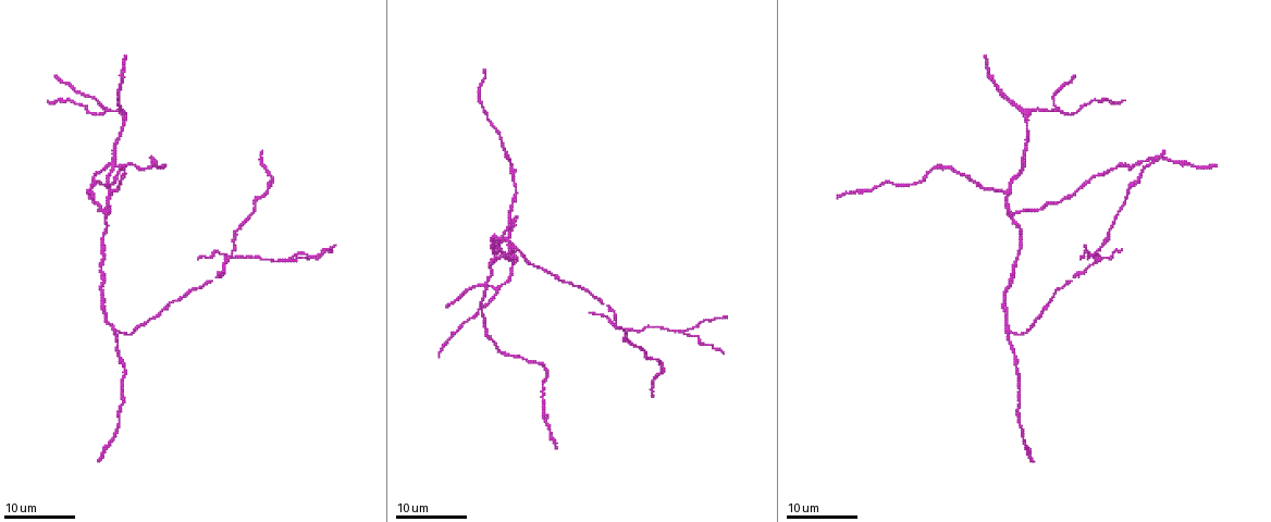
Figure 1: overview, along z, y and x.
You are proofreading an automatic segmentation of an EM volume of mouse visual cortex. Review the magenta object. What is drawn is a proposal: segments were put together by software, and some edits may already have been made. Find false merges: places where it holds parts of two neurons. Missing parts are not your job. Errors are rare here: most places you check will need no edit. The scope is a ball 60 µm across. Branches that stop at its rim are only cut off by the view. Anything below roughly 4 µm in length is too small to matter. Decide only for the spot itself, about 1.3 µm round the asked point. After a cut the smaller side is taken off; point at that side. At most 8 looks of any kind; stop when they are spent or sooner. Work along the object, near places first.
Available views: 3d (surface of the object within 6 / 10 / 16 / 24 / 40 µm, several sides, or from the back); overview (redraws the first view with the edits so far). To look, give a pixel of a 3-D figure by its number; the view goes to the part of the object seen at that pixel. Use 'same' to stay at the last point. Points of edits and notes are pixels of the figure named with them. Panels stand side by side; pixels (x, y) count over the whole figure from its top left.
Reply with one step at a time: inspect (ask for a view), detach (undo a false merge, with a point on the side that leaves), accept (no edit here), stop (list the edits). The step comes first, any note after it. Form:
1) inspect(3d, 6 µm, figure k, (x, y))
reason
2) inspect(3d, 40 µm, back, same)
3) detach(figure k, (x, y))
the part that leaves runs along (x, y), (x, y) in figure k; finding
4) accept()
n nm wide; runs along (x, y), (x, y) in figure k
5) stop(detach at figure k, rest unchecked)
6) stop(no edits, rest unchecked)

inspect(3d, 24 µm, figure 1, (1013, 211))

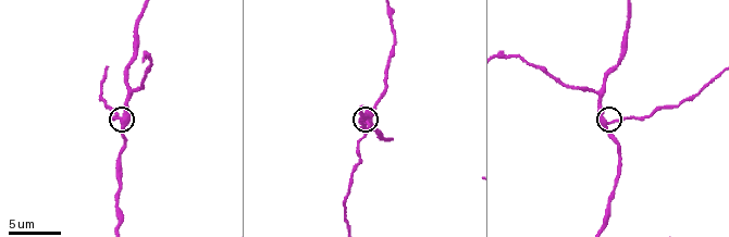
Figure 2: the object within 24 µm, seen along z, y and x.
inspect(3d, 6 µm, figure 2, (611, 123))

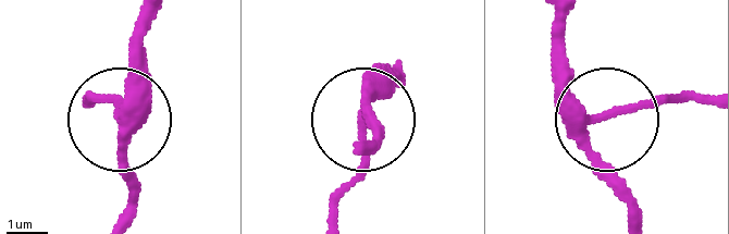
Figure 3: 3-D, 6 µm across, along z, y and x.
accept()
side arm 36 µm; runs along (632, 218), (553, 45) in figure 3; continuous, no second neuron

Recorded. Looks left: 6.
inspect(3d, 16 µm, figure 1, (622, 330))
four arms meet

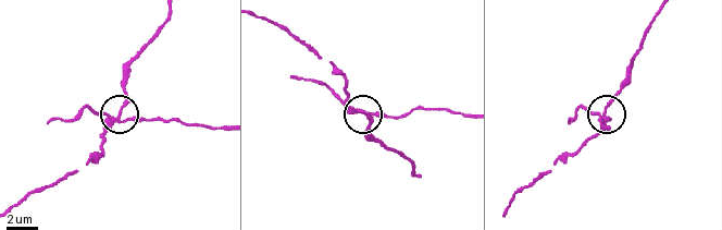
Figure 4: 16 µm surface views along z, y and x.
inspect(3d, 6 µm, figure 4, (117, 117))

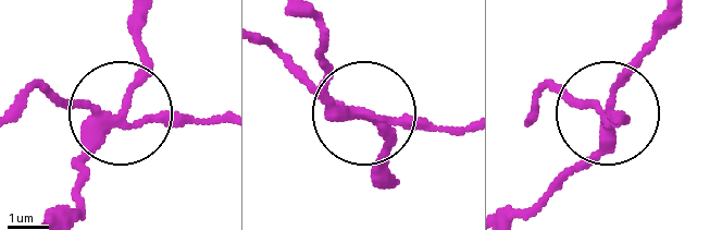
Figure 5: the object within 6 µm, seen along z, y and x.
inspect(3d, 6 µm, back, figure 5, (366, 115))

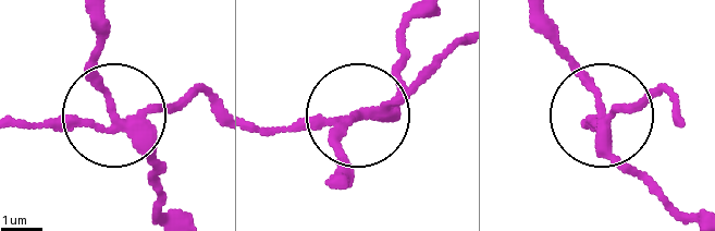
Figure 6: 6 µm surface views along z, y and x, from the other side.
detach(figure 6, (174, 110))
4 arms; the part that leaves runs along (116, 121), (16, 128) in figure 6; two neurons meet here

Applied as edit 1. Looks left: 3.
inspect(3d, 16 µm, figure 1, (1027, 110))

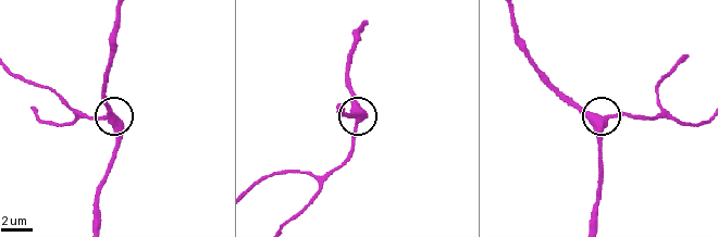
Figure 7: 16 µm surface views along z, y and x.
inspect(3d, 6 µm, figure 7, (602, 116))

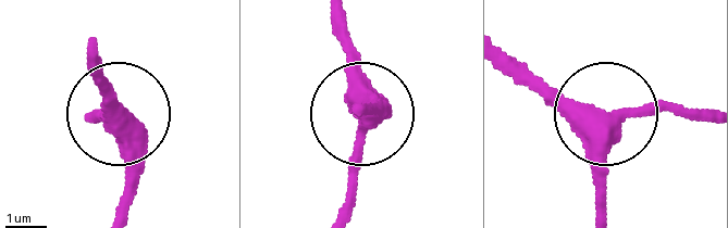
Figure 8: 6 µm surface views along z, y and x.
inspect(3d, 6 µm, back, figure 8, (609, 118))
other side

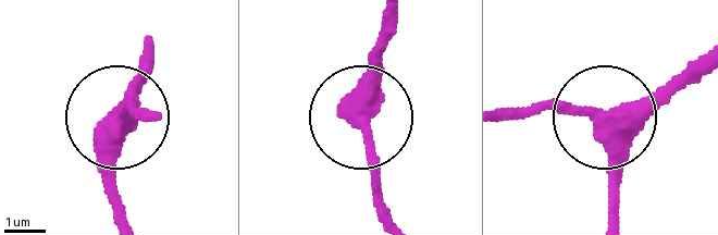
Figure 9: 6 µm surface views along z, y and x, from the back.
accept()
runs along (127, 220), (118, 115), (138, 57) in figure 9; all the same neuron

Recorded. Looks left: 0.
stop(detach at figure 6, rest unchecked)

